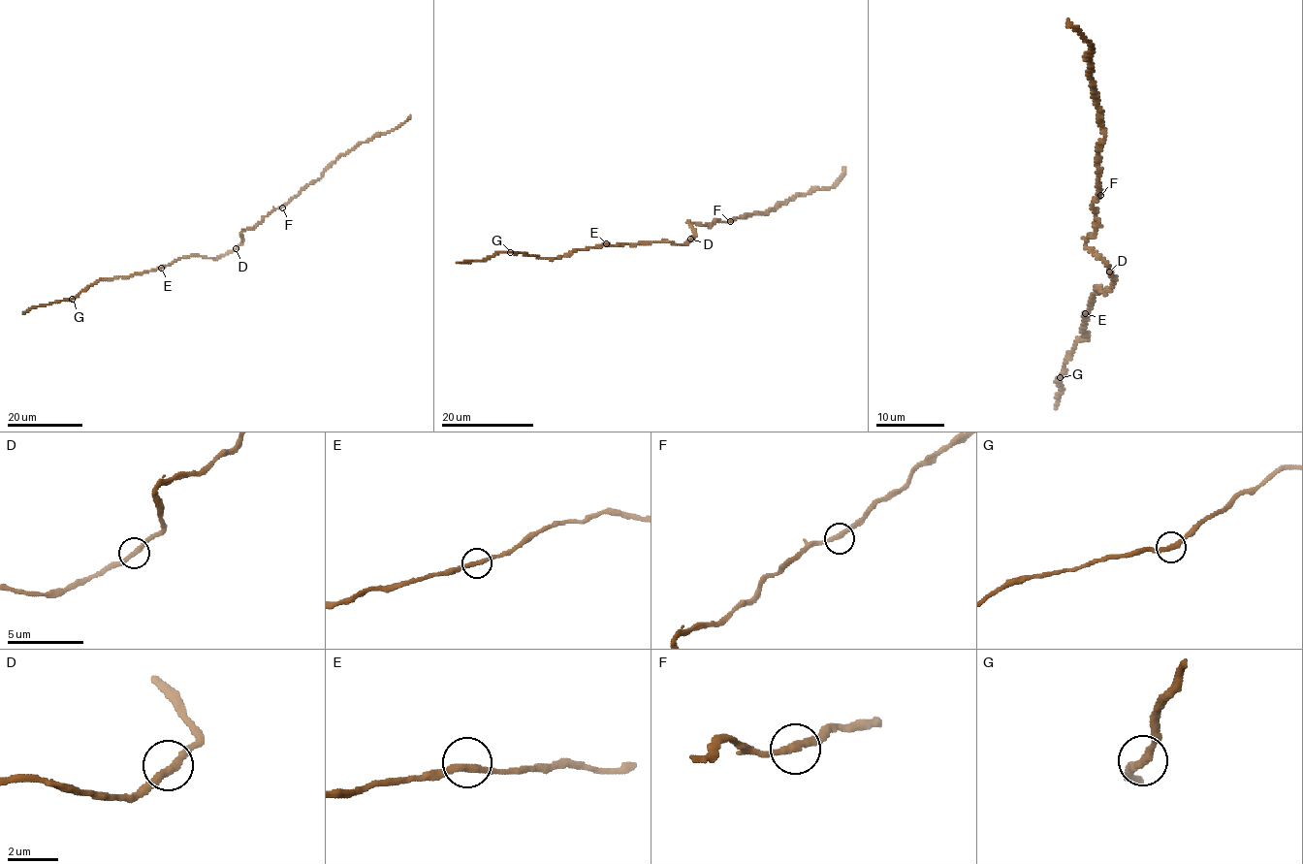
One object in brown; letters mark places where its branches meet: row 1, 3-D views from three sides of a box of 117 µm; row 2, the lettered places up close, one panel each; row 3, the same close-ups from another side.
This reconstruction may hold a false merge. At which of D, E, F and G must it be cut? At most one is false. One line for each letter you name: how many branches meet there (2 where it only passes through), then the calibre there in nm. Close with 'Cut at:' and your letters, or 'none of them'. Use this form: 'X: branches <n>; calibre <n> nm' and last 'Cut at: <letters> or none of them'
Cut at: none of them

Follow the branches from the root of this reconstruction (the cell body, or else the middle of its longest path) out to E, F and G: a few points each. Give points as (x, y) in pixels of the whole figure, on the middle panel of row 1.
E: (690, 240), (683, 244), (659, 241), (606, 243)
F: (690, 240), (695, 233), (689, 223), (710, 225), (717, 219), (730, 221)
G: (690, 240), (683, 244), (659, 241), (603, 244), (577, 249), (553, 259), (511, 251)

